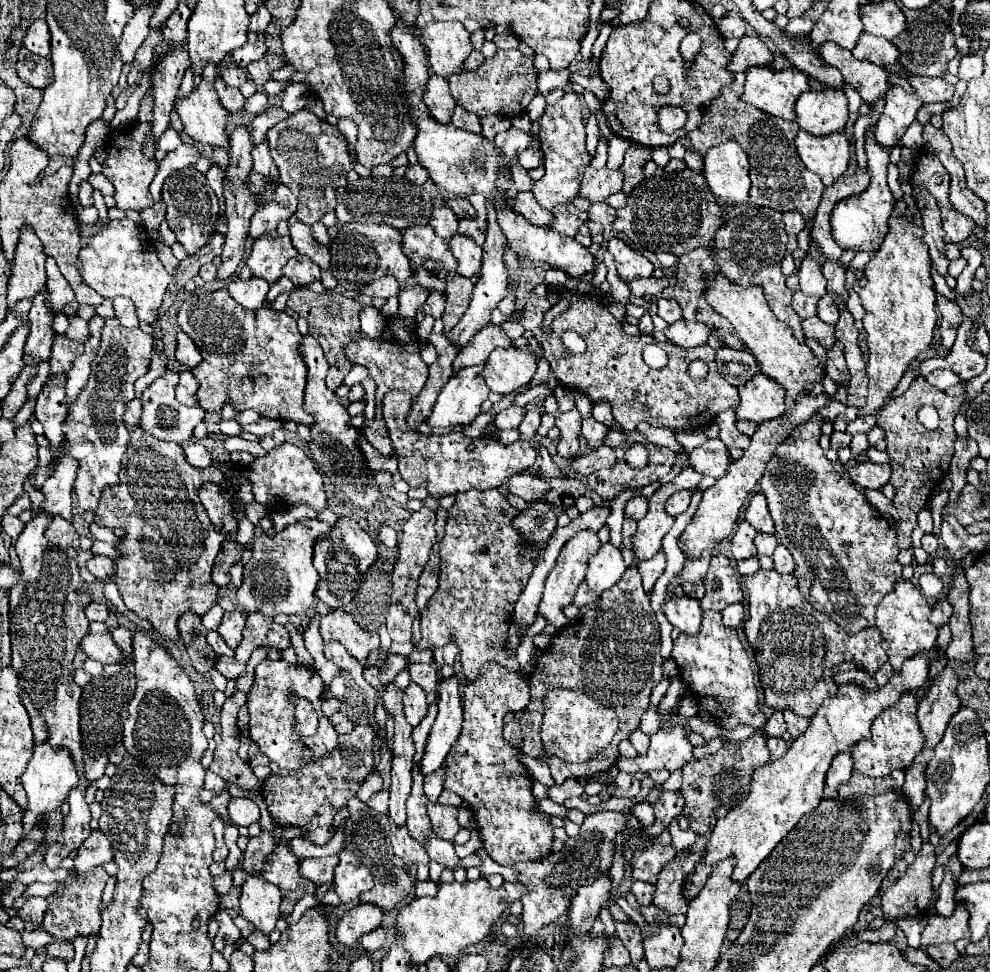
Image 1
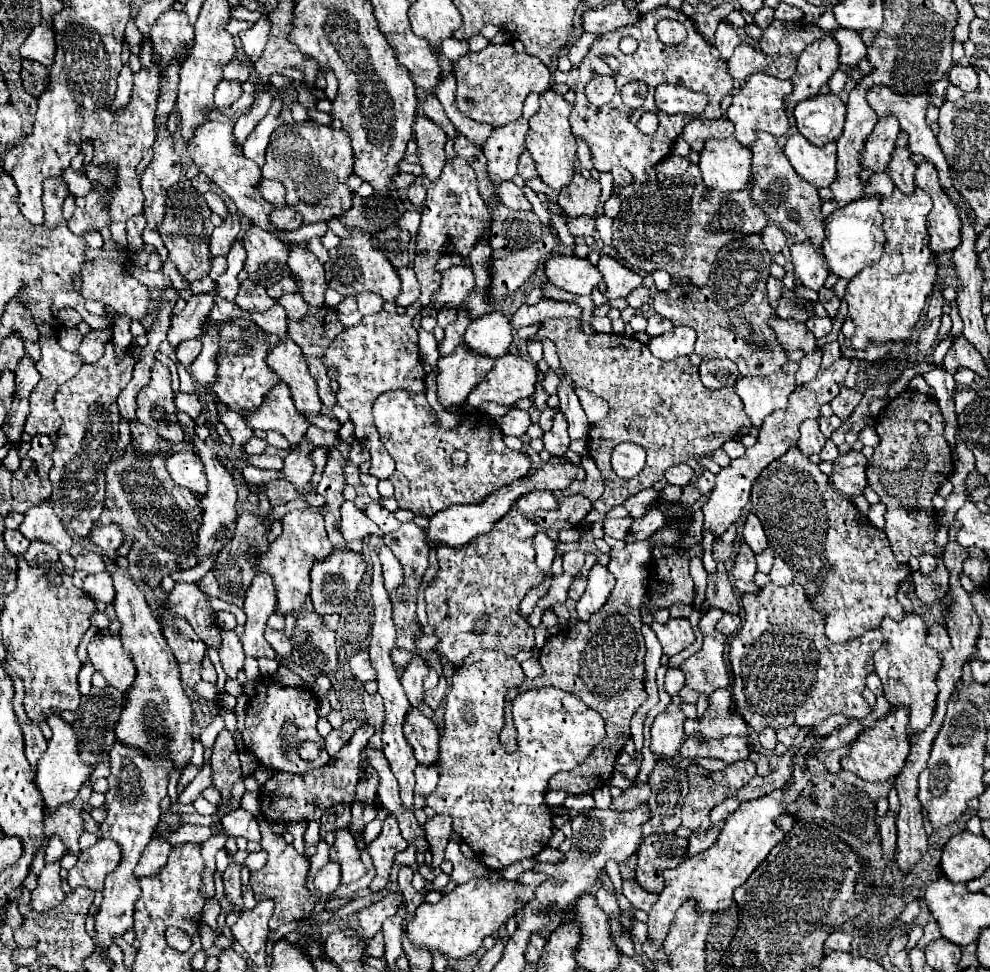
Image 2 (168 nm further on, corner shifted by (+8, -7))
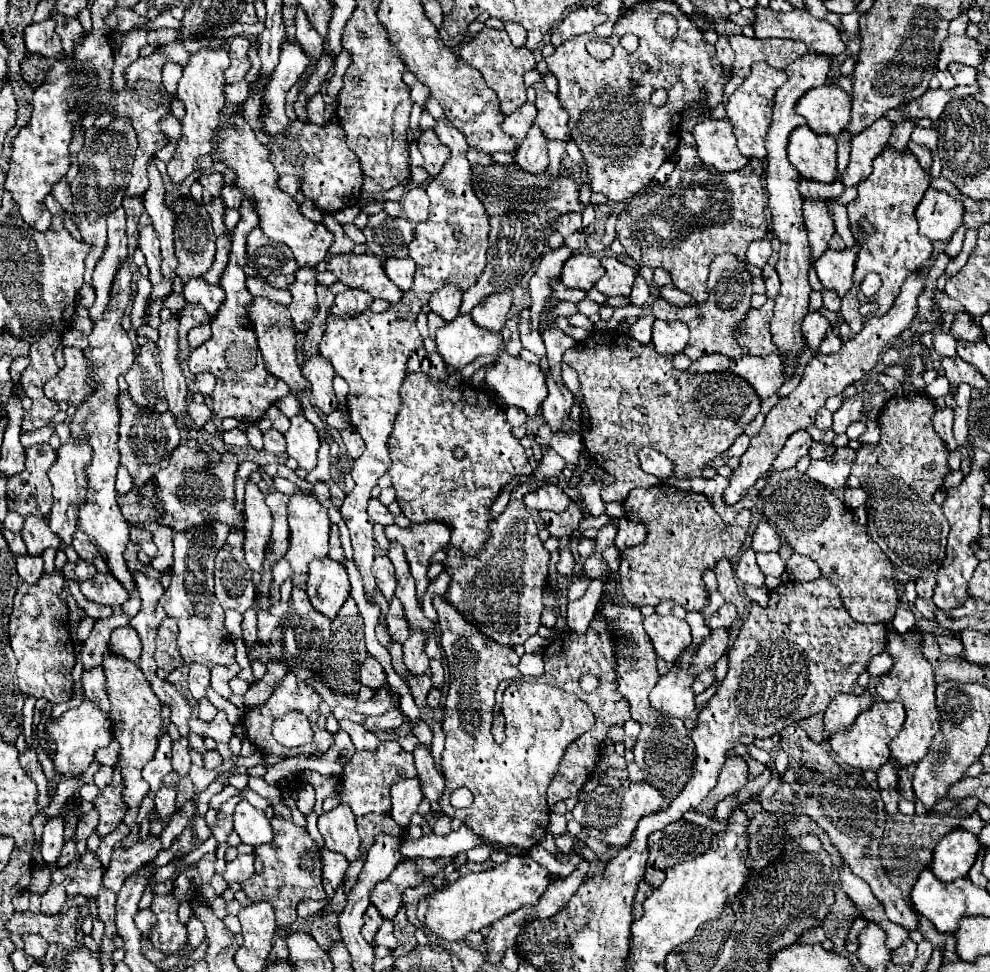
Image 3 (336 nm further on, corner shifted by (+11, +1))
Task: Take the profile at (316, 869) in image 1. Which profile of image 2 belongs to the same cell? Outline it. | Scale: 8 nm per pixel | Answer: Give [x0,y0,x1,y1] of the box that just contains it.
[314,862,340,894]

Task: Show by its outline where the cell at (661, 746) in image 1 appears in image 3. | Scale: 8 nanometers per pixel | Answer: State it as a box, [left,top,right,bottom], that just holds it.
[651,654,695,718]

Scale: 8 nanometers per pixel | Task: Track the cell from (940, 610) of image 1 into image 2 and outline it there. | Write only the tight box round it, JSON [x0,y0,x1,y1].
[928,624,950,652]

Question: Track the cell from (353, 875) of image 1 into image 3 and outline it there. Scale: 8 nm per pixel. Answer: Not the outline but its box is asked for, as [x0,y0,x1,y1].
[317,804,361,862]

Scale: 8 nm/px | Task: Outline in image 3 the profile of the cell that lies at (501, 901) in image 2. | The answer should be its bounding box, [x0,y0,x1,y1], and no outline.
[417,856,549,942]

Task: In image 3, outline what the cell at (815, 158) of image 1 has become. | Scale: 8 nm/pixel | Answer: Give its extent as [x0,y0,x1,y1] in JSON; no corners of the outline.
[787,126,837,182]

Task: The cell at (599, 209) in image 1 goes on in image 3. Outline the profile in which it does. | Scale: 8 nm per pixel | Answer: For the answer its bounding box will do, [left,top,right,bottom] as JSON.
[555,214,581,236]

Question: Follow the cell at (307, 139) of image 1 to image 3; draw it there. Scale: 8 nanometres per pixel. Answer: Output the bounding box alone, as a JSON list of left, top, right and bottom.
[267,120,363,214]

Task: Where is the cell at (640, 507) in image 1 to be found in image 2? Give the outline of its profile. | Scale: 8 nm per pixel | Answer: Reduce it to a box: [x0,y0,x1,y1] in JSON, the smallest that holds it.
[602,518,634,540]

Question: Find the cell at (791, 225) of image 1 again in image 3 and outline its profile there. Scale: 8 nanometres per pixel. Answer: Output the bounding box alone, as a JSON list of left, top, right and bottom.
[747,238,773,268]

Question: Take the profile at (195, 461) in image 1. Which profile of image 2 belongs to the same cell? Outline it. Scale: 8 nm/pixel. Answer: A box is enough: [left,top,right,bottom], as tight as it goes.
[166,450,206,494]

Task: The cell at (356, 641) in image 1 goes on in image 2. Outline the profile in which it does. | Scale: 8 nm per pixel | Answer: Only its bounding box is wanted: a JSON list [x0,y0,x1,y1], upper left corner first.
[350,652,376,682]

